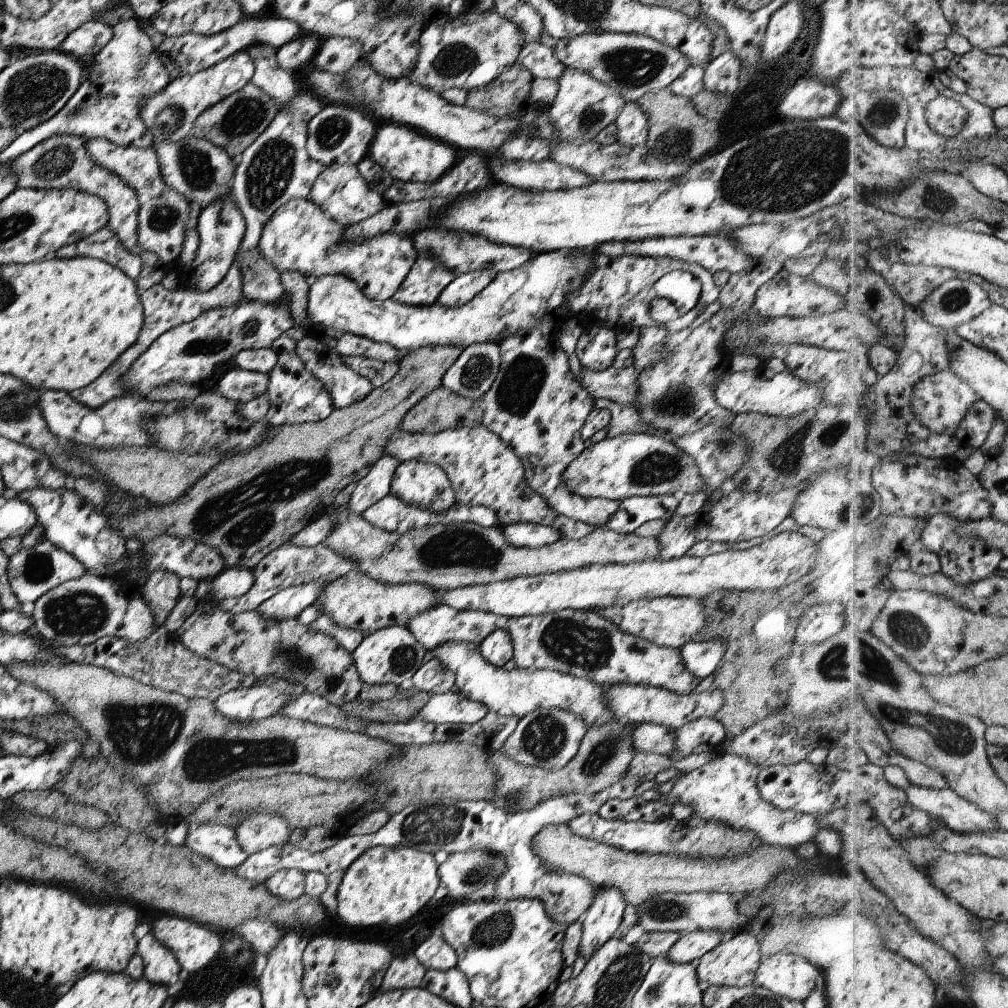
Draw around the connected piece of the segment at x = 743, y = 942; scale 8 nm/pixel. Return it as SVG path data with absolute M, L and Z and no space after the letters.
M747 930L735 932L728 936L715 948L700 956L696 966L696 977L702 987L735 987L741 988L753 985L757 967L761 961L758 944L753 935Z

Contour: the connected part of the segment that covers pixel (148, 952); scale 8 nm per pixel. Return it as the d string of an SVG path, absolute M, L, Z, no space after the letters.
M148 932L137 941L136 953L141 957L143 965L143 976L147 982L164 987L171 986L177 982L177 973L181 969L178 962L175 960L173 953L165 948L161 943L153 938L153 935Z

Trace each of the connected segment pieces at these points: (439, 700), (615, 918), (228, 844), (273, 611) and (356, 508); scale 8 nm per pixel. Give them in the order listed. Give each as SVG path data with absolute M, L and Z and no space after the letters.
M447 691L433 695L413 719L423 719L435 724L473 724L482 720L487 711L488 708L483 703L472 701L457 692Z
M616 888L596 890L591 906L582 914L578 954L587 960L617 930L626 902Z
M214 822L189 826L184 846L224 869L233 870L247 858L236 841L234 830Z
M325 581L323 583L308 582L296 587L287 587L261 602L255 611L265 620L295 619L303 608L314 604L318 592L327 583Z
M381 455L369 472L356 482L356 487L345 506L345 513L351 511L360 515L361 511L389 493L390 480L399 463L394 456Z

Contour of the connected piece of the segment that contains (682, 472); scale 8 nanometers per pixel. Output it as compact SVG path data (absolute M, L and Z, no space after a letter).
M625 433L613 438L606 436L596 443L590 443L573 460L569 461L560 474L560 481L571 495L584 499L599 497L614 501L622 501L634 496L651 497L655 494L684 496L698 493L704 488L704 480L698 473L698 466L688 454L679 450L669 440L645 433Z

